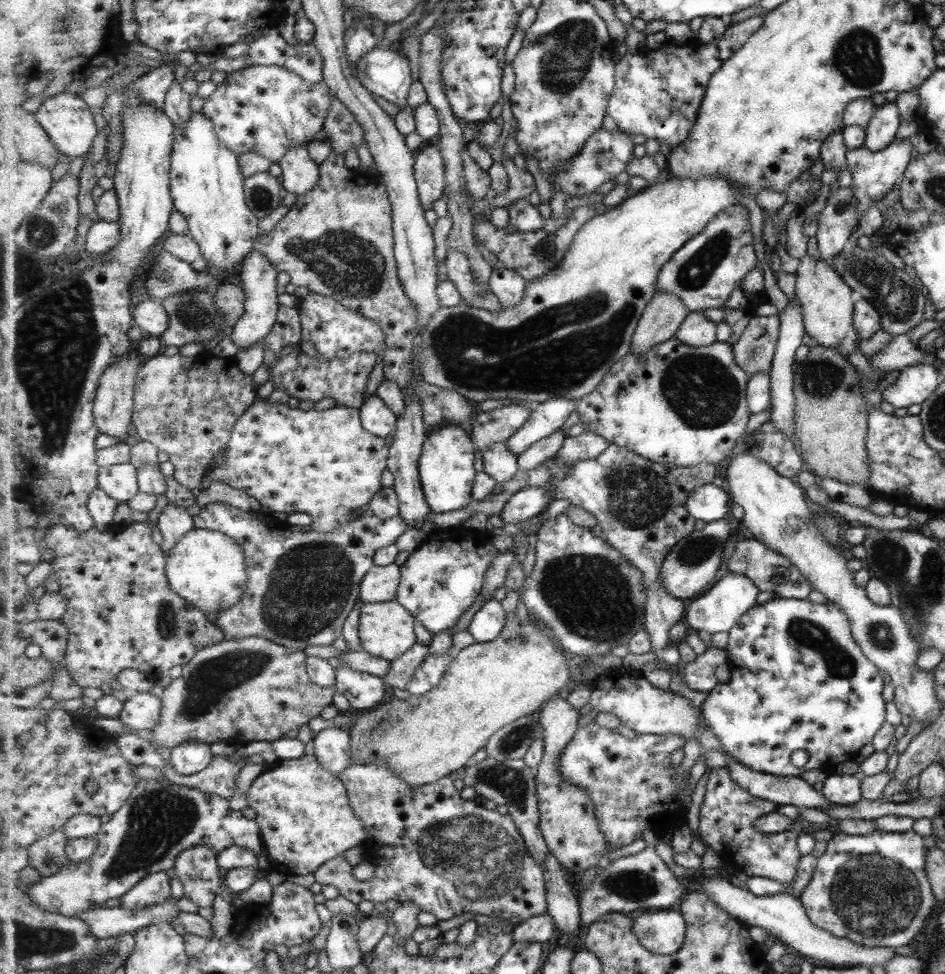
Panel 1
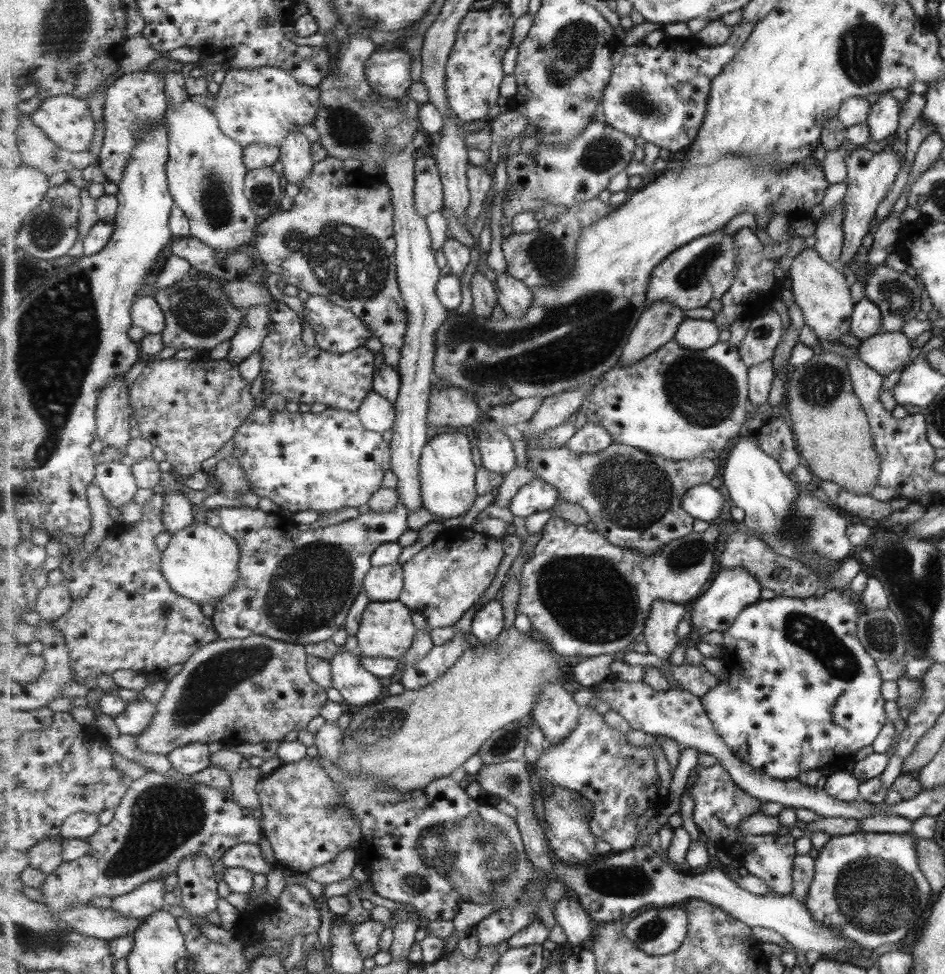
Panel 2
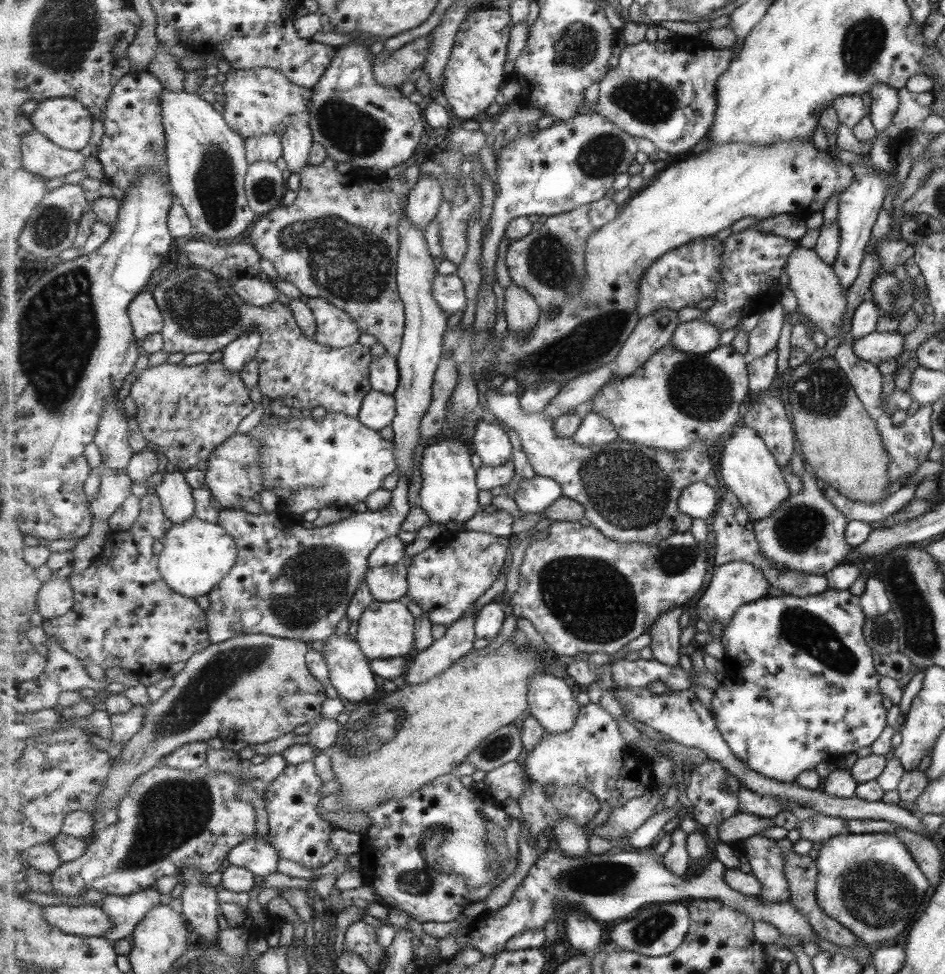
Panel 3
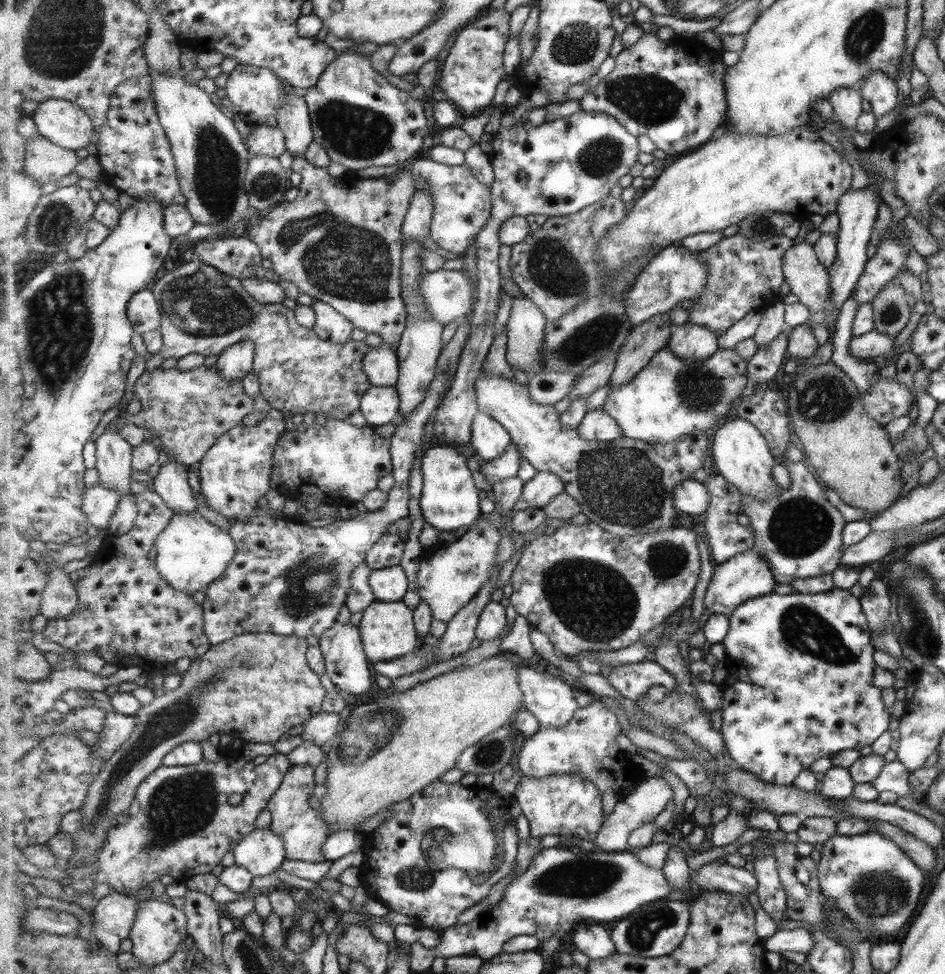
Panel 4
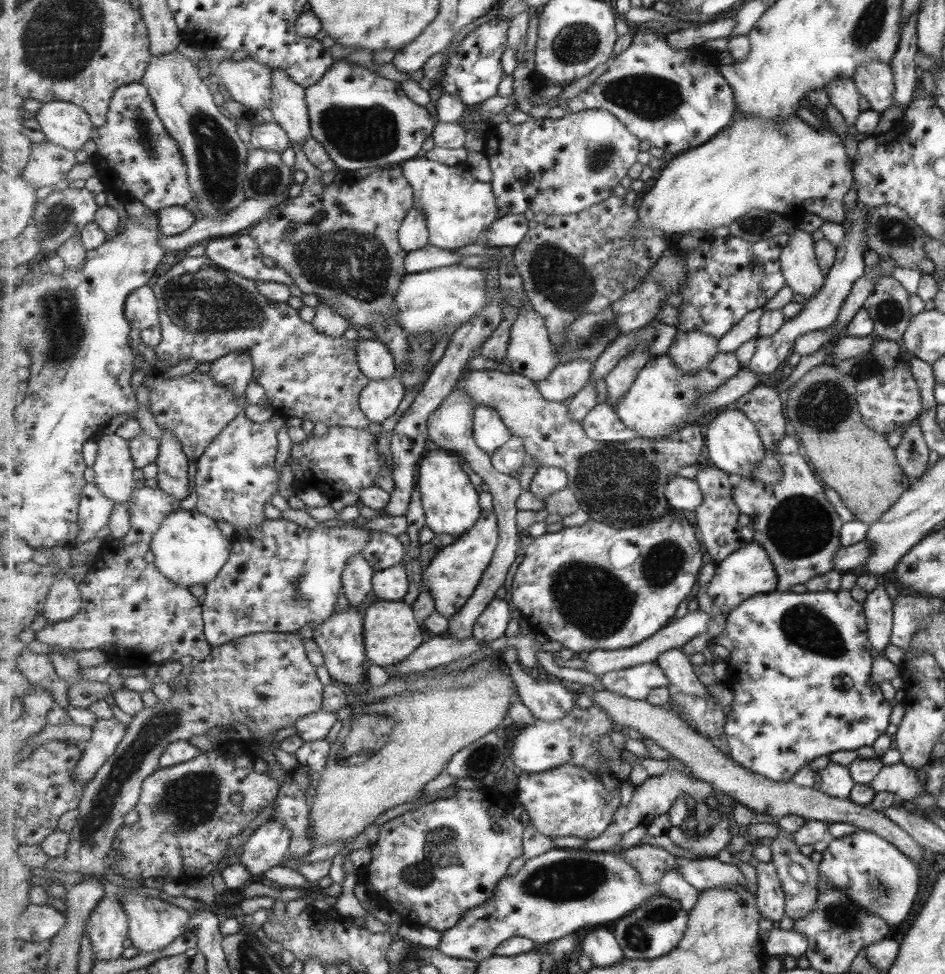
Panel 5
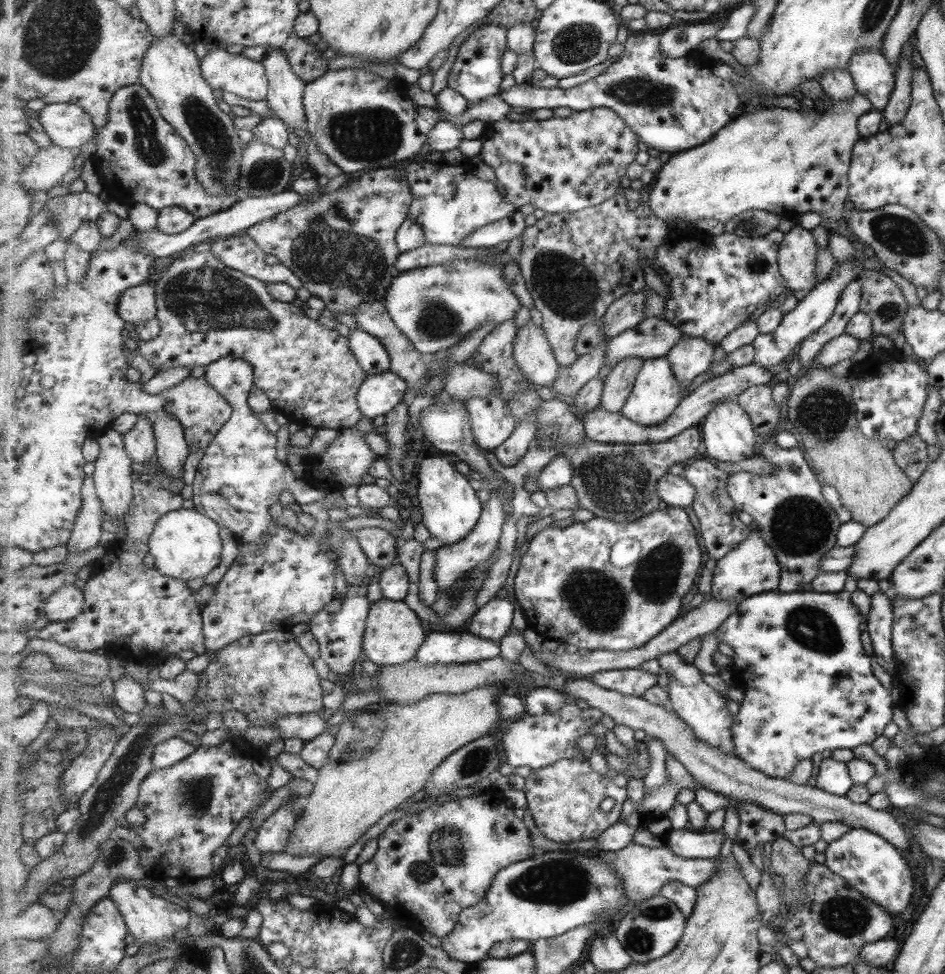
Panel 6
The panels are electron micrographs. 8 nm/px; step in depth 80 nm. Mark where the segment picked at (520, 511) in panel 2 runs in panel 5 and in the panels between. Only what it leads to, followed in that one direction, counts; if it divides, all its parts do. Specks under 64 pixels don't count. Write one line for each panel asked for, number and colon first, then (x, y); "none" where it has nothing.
3: (536, 495)
4: (538, 492)
5: (548, 480)

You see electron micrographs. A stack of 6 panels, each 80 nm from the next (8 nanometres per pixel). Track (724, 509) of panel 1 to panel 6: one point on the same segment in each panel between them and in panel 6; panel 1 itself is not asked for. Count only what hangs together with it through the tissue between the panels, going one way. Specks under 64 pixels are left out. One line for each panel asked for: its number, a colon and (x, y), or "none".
2: (705, 503)
3: (699, 500)
4: (693, 498)
5: (683, 493)
6: (677, 491)

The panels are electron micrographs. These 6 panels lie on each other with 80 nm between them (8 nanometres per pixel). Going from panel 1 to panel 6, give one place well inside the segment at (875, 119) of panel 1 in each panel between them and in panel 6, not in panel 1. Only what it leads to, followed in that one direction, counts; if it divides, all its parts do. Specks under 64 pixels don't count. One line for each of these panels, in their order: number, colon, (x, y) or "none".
2: (881, 121)
3: (884, 101)
4: (880, 92)
5: (874, 81)
6: (873, 77)

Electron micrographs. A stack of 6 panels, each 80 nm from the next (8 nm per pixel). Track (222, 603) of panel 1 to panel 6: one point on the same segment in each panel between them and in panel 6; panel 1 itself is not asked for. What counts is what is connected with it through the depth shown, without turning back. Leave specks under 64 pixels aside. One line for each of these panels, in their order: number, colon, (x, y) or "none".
2: (202, 563)
3: (196, 557)
4: (192, 553)
5: (189, 548)
6: (186, 545)

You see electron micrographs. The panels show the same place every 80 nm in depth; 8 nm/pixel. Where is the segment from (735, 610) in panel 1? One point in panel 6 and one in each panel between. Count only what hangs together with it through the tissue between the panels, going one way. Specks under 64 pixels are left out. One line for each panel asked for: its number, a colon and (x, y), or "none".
2: (733, 590)
3: (734, 584)
4: (748, 575)
5: (749, 571)
6: (751, 568)

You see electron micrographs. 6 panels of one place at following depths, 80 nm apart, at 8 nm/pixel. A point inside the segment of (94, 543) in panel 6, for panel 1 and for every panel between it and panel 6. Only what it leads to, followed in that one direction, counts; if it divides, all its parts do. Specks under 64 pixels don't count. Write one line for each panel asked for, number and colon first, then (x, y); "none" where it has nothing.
1: (120, 481)
2: (117, 480)
3: (116, 485)
4: (101, 503)
5: (96, 509)

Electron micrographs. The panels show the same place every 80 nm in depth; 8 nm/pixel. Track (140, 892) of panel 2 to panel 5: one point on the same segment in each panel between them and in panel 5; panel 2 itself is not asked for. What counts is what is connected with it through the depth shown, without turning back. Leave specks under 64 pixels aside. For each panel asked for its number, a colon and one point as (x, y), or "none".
3: (127, 912)
4: (115, 914)
5: (108, 928)

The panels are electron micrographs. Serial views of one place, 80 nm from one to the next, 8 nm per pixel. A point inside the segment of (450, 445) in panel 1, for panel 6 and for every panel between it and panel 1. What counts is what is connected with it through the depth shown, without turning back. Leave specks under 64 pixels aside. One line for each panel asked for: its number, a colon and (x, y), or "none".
2: (448, 476)
3: (449, 493)
4: (450, 499)
5: (451, 502)
6: (451, 509)

